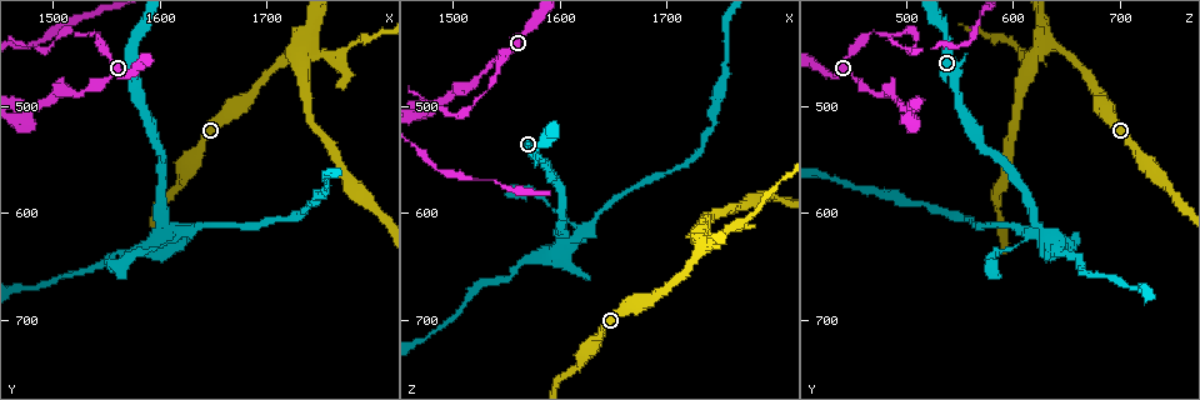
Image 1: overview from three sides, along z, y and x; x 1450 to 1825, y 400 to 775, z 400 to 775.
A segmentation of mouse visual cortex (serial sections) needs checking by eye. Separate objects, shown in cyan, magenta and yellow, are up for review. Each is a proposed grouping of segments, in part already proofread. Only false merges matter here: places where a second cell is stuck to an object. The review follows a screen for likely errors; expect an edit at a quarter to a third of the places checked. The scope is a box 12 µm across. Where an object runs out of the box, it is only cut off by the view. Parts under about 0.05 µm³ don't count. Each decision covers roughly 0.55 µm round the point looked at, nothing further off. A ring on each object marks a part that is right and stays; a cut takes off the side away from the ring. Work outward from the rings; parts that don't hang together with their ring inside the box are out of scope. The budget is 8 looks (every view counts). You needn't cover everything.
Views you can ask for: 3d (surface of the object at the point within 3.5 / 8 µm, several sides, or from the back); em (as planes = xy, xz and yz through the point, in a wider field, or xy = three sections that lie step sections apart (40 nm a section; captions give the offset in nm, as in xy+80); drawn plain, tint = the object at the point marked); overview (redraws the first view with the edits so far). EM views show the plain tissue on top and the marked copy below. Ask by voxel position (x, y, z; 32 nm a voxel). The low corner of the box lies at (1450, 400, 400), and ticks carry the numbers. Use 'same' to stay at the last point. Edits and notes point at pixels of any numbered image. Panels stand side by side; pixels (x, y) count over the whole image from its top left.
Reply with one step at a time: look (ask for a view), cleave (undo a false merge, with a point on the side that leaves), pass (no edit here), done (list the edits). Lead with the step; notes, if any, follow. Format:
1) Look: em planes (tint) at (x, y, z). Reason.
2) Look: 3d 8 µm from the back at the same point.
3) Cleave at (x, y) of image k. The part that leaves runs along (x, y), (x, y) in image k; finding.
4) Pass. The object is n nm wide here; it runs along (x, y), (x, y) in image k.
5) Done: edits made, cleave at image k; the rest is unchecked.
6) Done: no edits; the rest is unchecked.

Look: 3d 3.5 µm at (1606, 610, 624). Thin arm on a thick one.

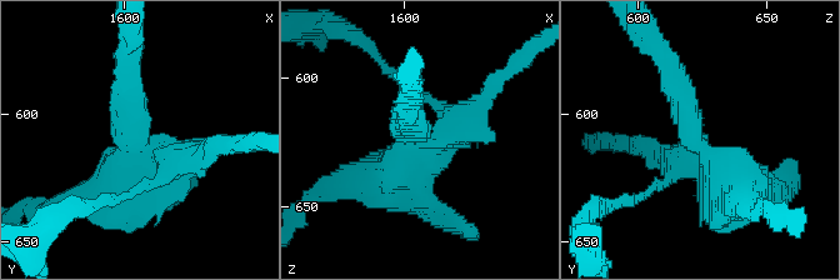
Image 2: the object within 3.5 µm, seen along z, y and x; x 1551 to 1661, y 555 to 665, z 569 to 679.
Look: em xy step 5 (tint) at (1606, 613, 623).

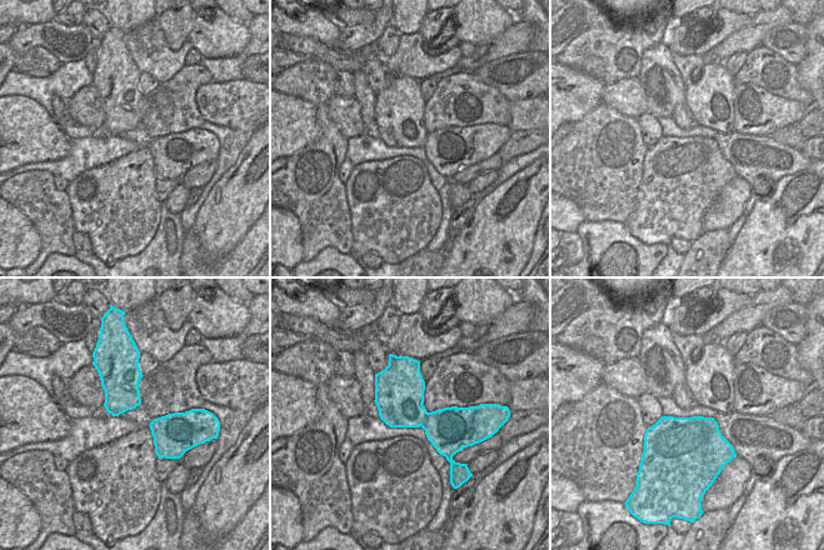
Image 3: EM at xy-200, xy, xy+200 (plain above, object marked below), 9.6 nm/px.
Cleave at (433, 101) of image 2. The part that leaves runs along (429, 144), (479, 109), (506, 74) in image 2; two cells meet here.

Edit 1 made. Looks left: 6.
Look: 3d 3.5 µm at (1766, 452, 612). A fork.

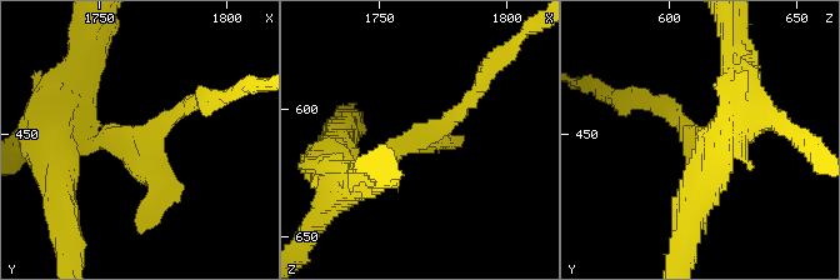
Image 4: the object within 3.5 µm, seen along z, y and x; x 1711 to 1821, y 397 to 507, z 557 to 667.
Look: em planes (tint) at (1767, 452, 611). Shape alone is not enough.

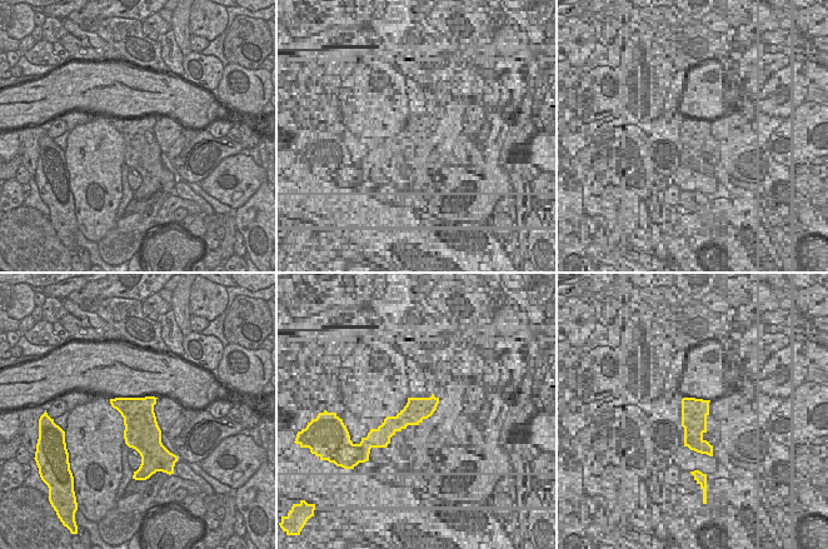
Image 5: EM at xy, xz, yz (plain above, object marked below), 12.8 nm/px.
Pass. The object is 460 nm wide here; it runs along (354, 184), (450, 120), (476, 88) in image 4; one cell here.

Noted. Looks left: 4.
Look: 3d 8 µm at (1530, 432, 488).

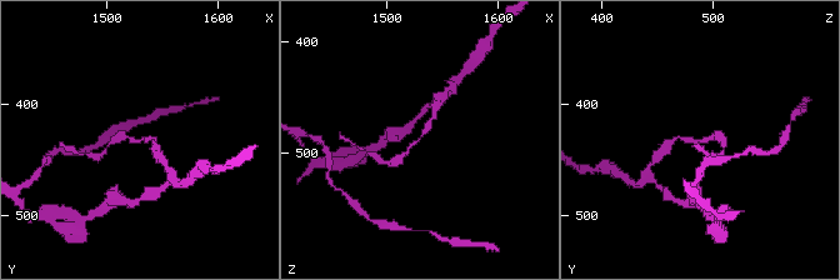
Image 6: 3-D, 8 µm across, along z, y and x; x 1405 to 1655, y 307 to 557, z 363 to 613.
Look: 3d 3.5 µm at (1530, 432, 486). Closer look.

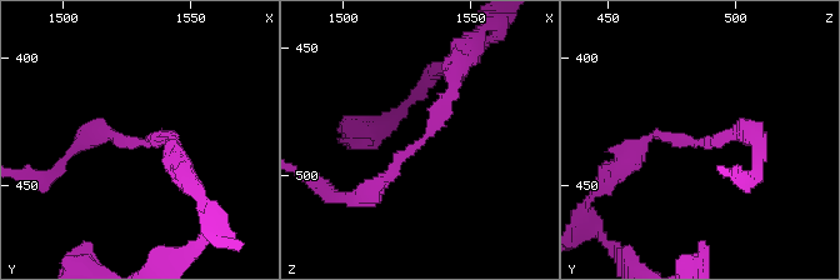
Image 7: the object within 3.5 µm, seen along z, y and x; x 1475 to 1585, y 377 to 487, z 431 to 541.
Look: em xy step 2 (tint) at (1530, 433, 487). The arms are 150, 250 nm wide.

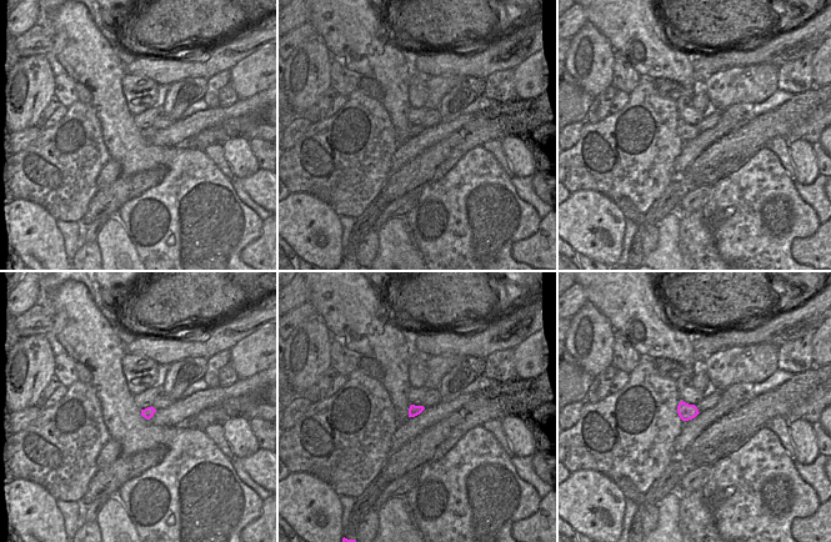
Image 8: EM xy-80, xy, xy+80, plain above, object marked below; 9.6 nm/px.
Pass. It runs along (451, 75), (435, 125), (359, 199) in image 7; all the same cell.

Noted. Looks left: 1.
Done: edits made, cleave at image 2; the rest is unchecked.

